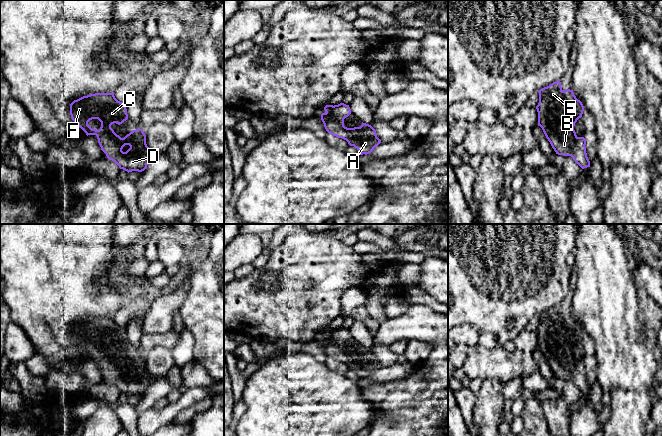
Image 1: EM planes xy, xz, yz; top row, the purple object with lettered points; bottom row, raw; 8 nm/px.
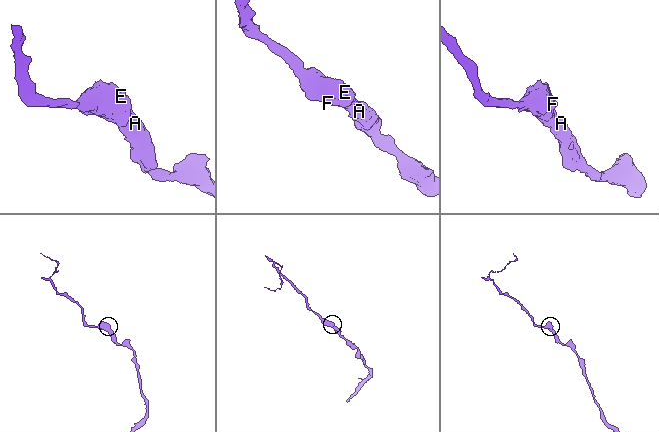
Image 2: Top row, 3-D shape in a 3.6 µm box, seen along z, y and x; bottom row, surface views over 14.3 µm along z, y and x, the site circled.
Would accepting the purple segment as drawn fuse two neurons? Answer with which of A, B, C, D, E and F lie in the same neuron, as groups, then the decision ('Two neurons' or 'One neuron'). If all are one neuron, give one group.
Groups: A B C D E F. One neuron

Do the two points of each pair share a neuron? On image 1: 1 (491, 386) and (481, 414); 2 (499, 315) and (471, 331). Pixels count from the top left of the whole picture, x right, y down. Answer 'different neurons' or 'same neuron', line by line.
1: same neuron
2: different neurons

